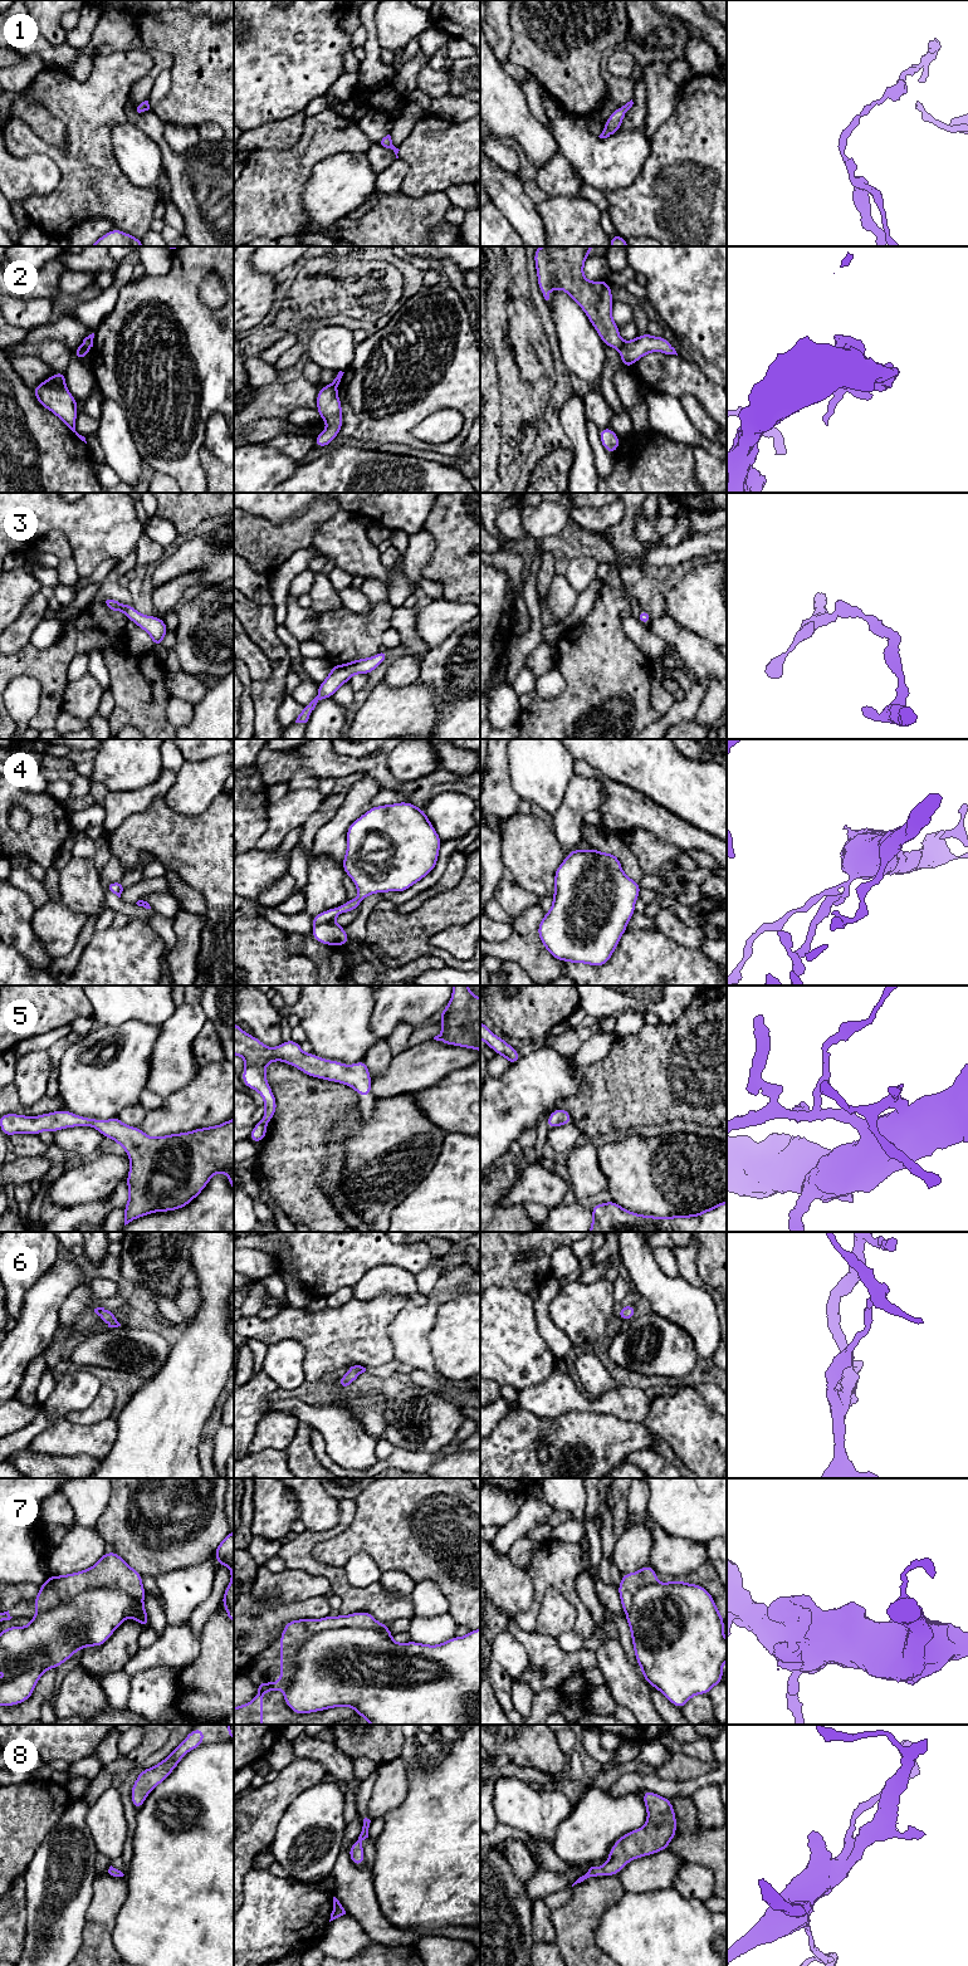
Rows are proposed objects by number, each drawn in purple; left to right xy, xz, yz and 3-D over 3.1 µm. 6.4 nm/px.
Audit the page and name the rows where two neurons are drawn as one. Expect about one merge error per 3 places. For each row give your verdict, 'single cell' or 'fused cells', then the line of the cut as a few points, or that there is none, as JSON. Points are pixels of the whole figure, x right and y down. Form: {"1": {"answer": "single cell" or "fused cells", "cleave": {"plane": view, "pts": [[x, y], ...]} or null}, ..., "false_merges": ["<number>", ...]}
{"1": {"answer": "single cell", "cleave": null}, "2": {"answer": "fused cells", "cleave": {"plane": "xy", "pts": [[82, 345], [89, 350]]}}, "3": {"answer": "single cell", "cleave": null}, "4": {"answer": "single cell", "cleave": null}, "5": {"answer": "single cell", "cleave": null}, "6": {"answer": "single cell", "cleave": null}, "7": {"answer": "fused cells", "cleave": {"plane": "xz", "pts": [[390, 1633], [328, 1628], [312, 1634], [284, 1688]]}}, "8": {"answer": "single cell", "cleave": null}, "false_merges": ["2", "7"]}

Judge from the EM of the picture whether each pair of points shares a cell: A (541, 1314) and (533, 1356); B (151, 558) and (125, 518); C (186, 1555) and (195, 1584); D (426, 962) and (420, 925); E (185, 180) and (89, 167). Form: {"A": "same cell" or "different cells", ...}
{"A": "different cells", "B": "different cells", "C": "different cells", "D": "different cells", "E": "different cells"}

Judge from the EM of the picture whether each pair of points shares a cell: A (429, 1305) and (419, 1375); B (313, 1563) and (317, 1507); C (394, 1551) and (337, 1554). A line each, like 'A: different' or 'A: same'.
A: different
B: different
C: same

